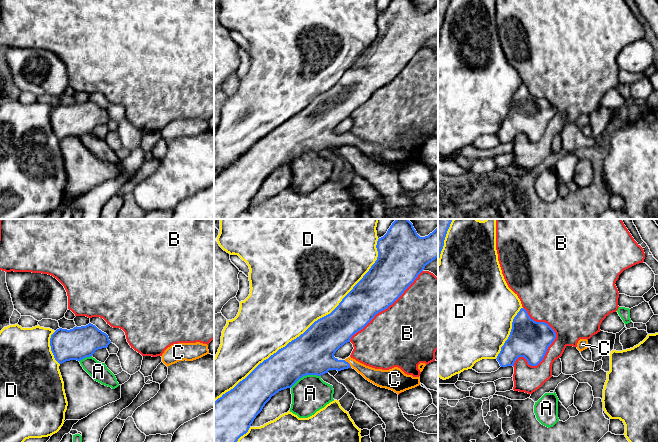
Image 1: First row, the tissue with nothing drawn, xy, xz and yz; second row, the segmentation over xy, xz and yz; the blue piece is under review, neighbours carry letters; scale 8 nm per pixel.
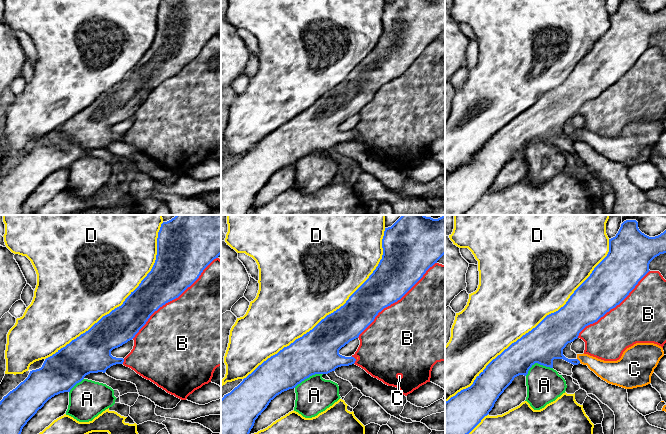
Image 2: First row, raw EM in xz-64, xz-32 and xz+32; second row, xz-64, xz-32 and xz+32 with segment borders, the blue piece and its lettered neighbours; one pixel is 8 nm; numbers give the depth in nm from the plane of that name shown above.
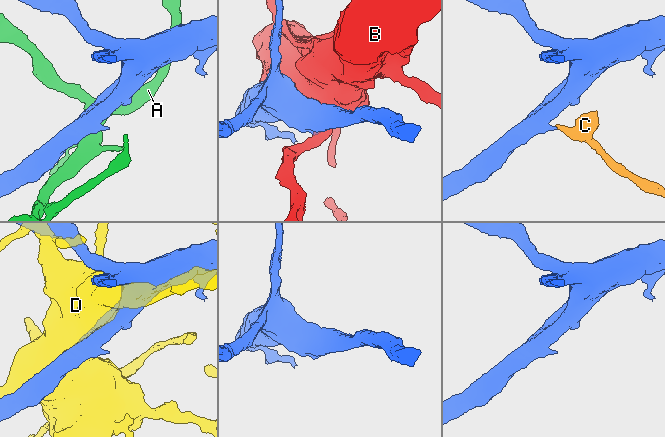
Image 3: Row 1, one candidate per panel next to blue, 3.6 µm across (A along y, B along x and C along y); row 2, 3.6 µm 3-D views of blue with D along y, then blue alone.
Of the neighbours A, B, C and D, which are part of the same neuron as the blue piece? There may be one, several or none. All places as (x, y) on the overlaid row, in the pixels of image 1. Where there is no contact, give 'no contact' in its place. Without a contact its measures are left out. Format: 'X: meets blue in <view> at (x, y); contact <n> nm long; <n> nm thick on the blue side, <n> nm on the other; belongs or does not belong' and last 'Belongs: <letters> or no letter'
A: meets blue in xz at (305, 375); contact 260 nm long; 360 nm thick on the blue side, 300 nm on the other; does not belong
B: meets blue in yz at (554, 332); contact 500 nm long; 300 nm thick on the blue side, 480 nm on the other; does not belong
C: meets blue in xz at (348, 363); contact 80 nm long; 260 nm thick on the blue side, 130 nm on the other; belongs
D: meets blue in xz at (309, 327); contact 1850 nm long; 360 nm thick on the blue side, 500 nm on the other; does not belong
Belongs: C

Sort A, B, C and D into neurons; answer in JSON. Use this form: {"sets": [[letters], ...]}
{"sets": [["A"], ["B"], ["C"], ["D"]]}

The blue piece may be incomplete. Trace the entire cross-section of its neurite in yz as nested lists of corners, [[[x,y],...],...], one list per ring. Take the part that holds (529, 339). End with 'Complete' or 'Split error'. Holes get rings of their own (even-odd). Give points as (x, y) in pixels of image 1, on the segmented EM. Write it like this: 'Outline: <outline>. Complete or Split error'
Outline: [[[521,308],[496,359],[501,367],[514,366],[519,357],[524,357],[529,365],[537,366],[555,338],[555,331],[547,323],[534,321]]]. Complete

